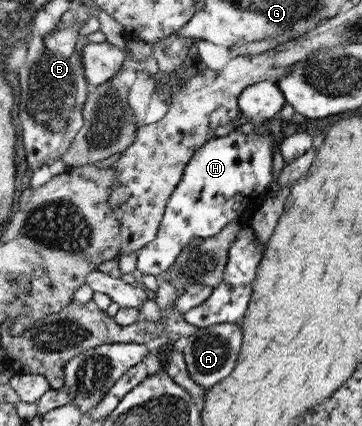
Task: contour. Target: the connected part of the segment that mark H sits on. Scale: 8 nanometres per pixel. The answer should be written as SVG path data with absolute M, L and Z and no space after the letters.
M261 129L251 134L231 131L199 147L170 195L156 238L137 252L136 268L143 275L161 276L196 237L217 235L232 220L240 219L247 207L255 209L268 193L274 149L284 139Z

